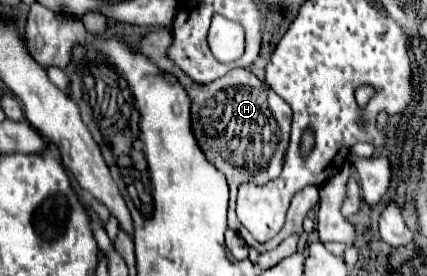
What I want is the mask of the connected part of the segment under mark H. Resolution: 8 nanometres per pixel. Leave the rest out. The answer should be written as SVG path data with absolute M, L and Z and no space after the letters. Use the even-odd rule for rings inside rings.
M158 29L158 31L152 31L152 33L144 35L142 41L134 49L138 53L142 53L144 57L148 57L150 61L154 61L154 65L158 65L158 69L162 69L162 73L176 77L178 83L186 89L186 93L190 97L190 103L192 103L190 123L192 123L198 147L202 149L206 159L220 173L226 175L226 181L230 185L228 227L238 231L240 237L250 247L254 247L258 253L276 249L280 245L280 241L286 239L288 235L302 233L302 221L304 221L306 213L319 202L318 188L316 186L305 187L292 197L288 213L286 213L284 227L280 229L280 233L272 241L266 241L266 243L258 243L240 225L240 221L234 213L234 201L236 201L236 189L240 187L240 183L246 183L248 179L252 179L256 185L262 185L262 183L268 183L270 179L274 179L278 175L280 165L284 163L284 153L286 153L288 137L290 137L290 121L292 121L290 105L282 97L278 97L266 83L262 83L254 73L250 73L248 69L232 69L230 73L212 81L210 85L194 83L192 79L186 77L186 73L182 73L178 67L174 67L174 63L170 63L170 59L166 57L166 49L170 47L170 43L172 43L170 31L168 29Z

